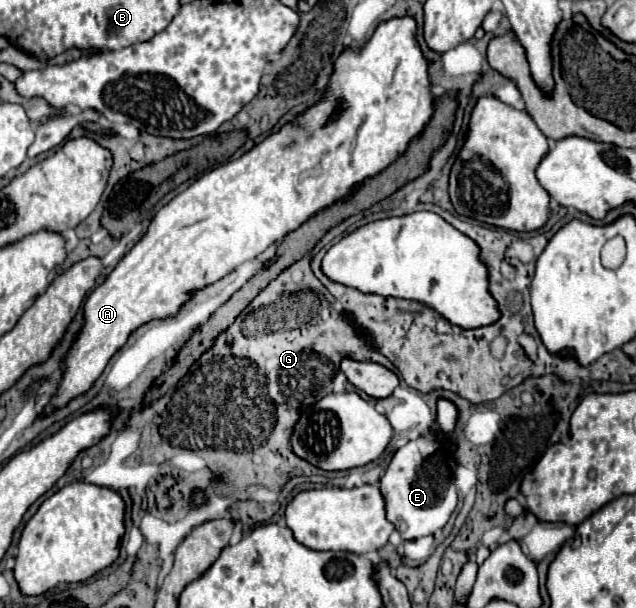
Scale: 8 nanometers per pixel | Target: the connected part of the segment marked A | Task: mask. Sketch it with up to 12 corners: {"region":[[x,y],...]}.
{"region":[[412,16],[160,208],[84,304],[44,412],[402,156],[434,114]]}

